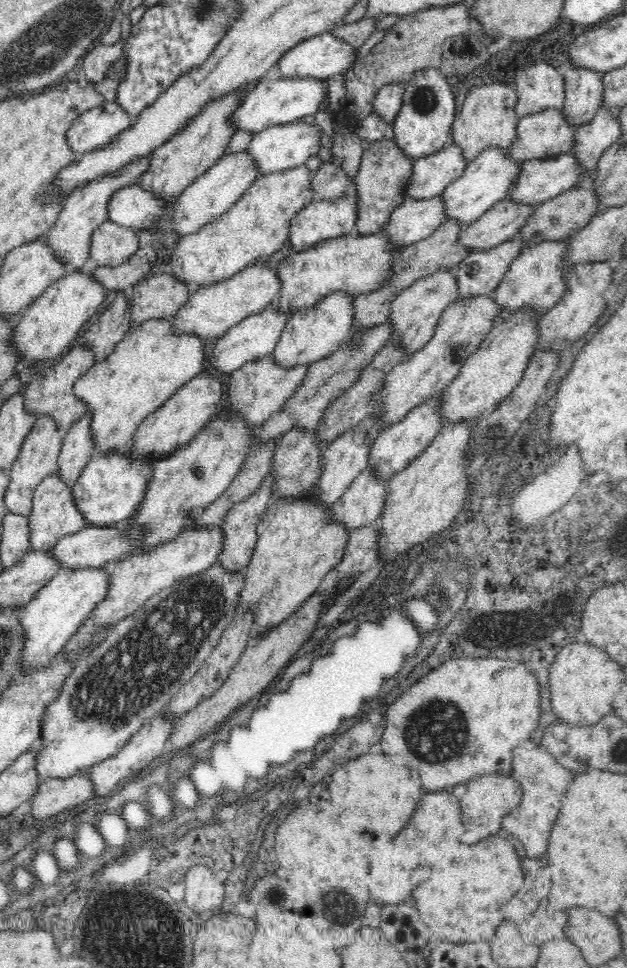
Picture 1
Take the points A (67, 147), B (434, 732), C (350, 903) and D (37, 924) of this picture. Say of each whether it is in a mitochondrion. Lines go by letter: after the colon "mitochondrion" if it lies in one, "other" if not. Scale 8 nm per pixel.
A: other
B: mitochondrion
C: mitochondrion
D: other

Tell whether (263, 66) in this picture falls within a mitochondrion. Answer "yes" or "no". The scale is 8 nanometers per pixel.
no

